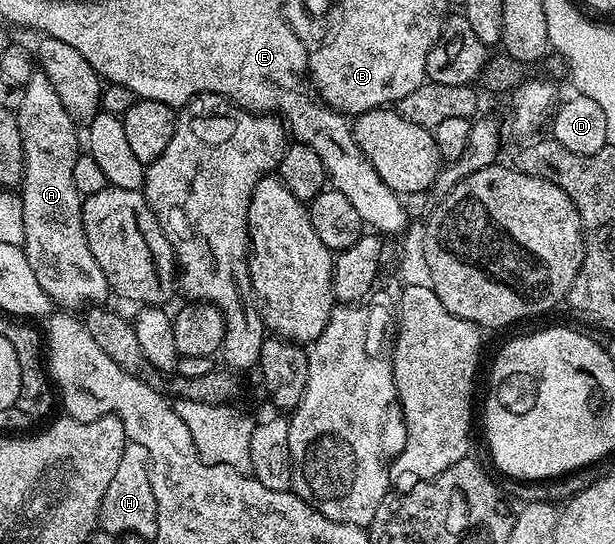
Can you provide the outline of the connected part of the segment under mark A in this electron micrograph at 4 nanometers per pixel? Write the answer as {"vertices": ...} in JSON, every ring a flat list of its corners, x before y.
{"vertices":[[36,71,28,79,28,83,22,90,22,102,16,111,16,116,18,119,18,130,22,136,22,164,24,166,20,186,23,207,23,243,21,246,26,251,29,265,32,266,32,275,36,275,36,283,40,283,40,287,50,296,51,302,55,306,65,307,67,310,74,311,77,310,77,305,83,304,82,306,85,306,87,303,105,302,105,297,109,298,111,296,110,284,100,267,100,263,96,263,96,255,92,255,92,247,88,247,88,239,84,235,84,227,82,226,82,203,84,198,81,193,76,191,76,182,72,179,72,167,76,167,76,159,80,152,79,138,78,141,74,138,74,128,76,128,76,125,68,115,68,111,64,111,64,103,60,103,60,95,56,95,56,91,52,91,52,83,48,83,48,79,41,71]]}

